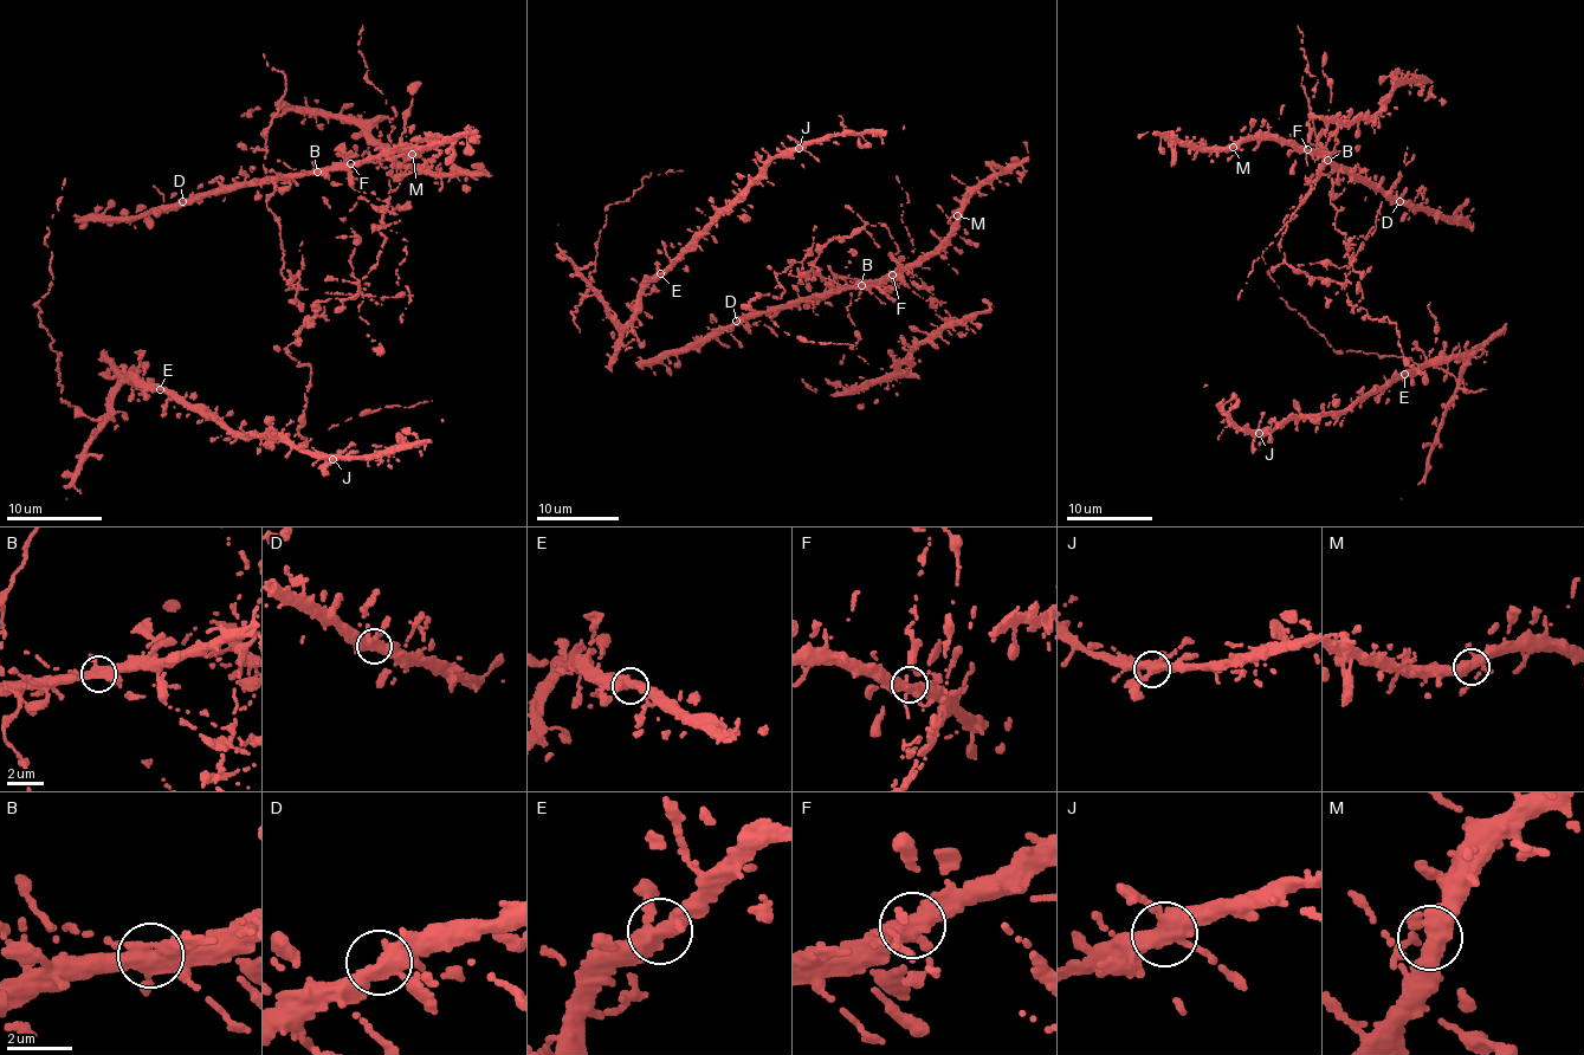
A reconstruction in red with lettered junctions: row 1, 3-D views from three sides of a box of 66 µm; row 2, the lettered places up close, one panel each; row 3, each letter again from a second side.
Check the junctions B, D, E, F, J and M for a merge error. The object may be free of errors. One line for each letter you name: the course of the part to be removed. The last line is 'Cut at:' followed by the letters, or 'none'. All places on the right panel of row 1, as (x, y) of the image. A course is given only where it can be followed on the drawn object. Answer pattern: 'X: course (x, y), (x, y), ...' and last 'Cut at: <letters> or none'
B: course (1327, 161), (1279, 248), (1293, 270), (1334, 279), (1352, 308), (1362, 277), (1336, 228), (1331, 159), (1301, 77)
Cut at: B

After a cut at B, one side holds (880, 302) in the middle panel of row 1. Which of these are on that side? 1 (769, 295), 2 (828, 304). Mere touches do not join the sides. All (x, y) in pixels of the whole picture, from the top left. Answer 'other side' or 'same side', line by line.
1: other side
2: same side

